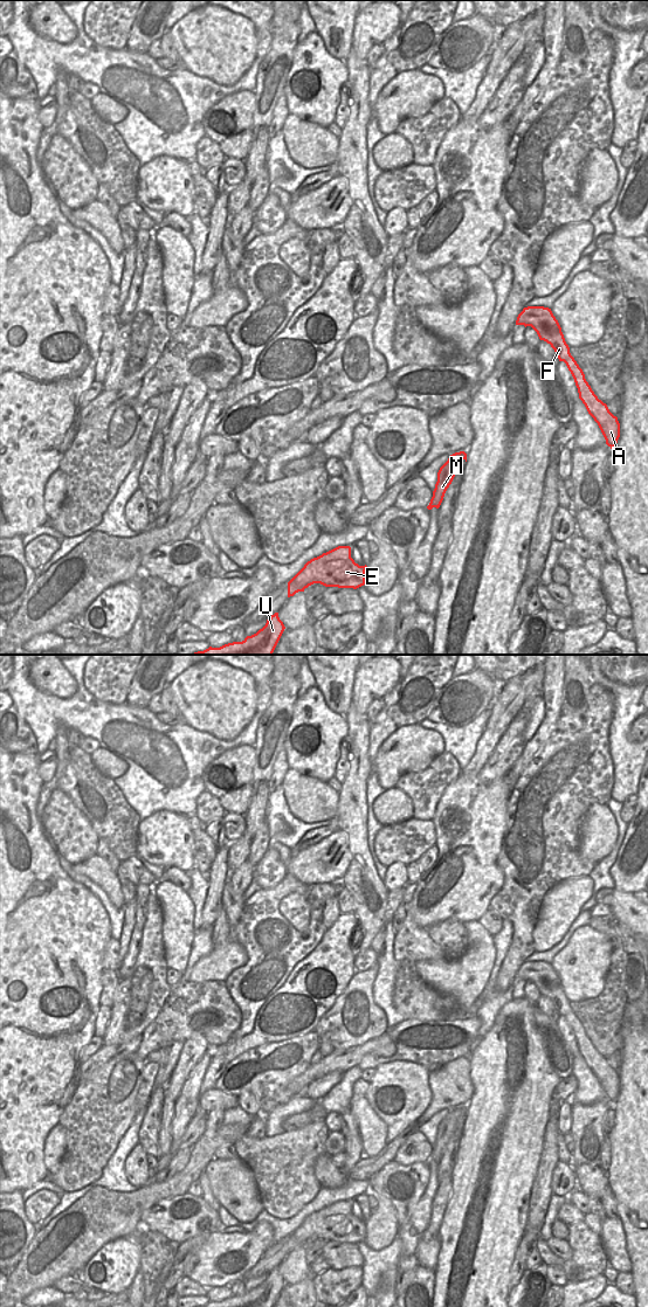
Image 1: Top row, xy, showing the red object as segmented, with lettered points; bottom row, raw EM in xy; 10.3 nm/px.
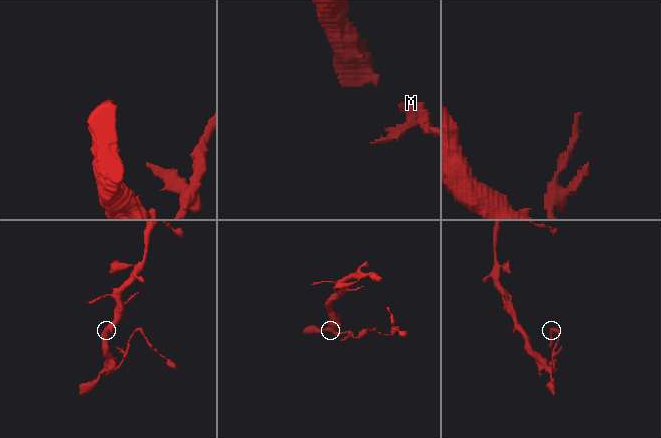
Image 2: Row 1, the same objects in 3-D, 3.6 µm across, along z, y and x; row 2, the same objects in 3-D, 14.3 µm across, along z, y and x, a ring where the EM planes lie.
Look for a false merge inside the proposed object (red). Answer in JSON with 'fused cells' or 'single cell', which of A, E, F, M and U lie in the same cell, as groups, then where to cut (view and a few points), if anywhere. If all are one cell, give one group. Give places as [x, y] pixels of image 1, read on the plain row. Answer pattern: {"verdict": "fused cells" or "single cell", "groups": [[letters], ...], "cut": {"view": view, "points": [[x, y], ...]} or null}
{"verdict": "fused cells", "groups": [["A", "F", "M"], ["E", "U"]], "cut": {"view": "xy", "points": [[433, 1150], [433, 1157], [436, 1161]]}}

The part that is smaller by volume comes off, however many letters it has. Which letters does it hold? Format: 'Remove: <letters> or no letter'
Remove: A, F, M

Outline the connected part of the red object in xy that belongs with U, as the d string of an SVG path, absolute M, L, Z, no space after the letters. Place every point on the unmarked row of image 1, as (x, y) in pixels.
M278 1267L271 1270L266 1280L256 1288L247 1291L242 1296L233 1296L220 1302L212 1302L198 1307L274 1307L285 1281Z

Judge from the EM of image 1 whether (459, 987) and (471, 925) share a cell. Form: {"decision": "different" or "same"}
{"decision": "same"}

